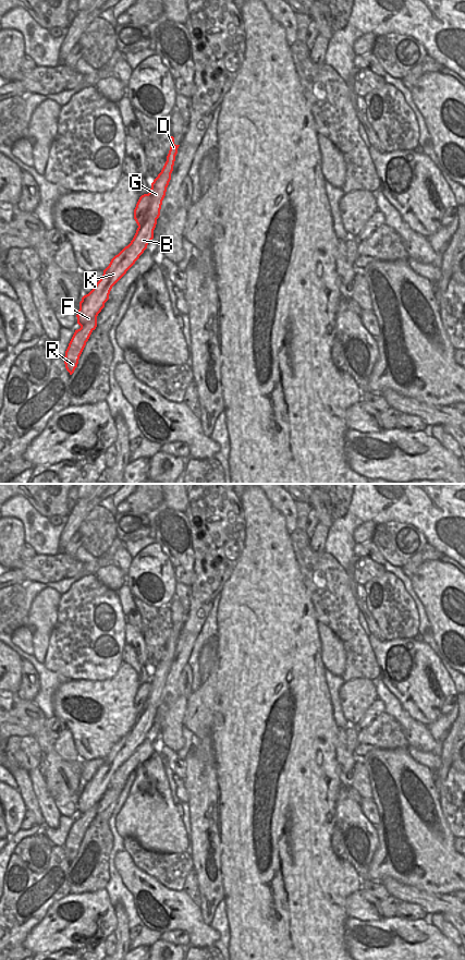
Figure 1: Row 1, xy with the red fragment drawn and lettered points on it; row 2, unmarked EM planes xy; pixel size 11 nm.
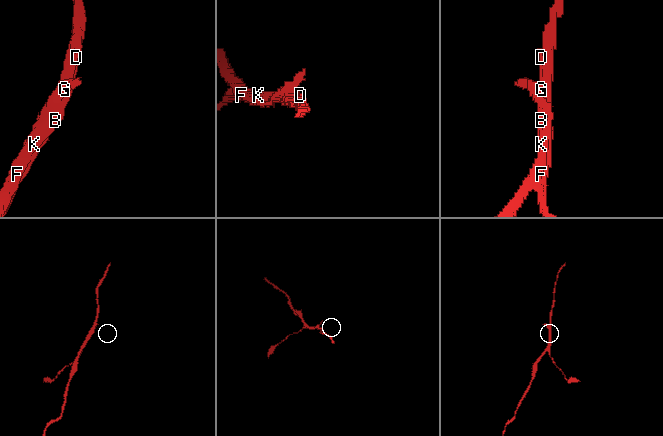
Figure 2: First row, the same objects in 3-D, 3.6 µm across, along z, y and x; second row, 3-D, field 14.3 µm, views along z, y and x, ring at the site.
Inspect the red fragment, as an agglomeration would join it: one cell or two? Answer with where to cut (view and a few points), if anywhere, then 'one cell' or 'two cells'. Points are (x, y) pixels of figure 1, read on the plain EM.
xy (81, 815), (92, 819) | two cells

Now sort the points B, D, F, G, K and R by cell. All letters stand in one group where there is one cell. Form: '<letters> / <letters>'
B D F G K / R

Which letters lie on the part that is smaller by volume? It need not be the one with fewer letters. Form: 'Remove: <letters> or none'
Remove: R

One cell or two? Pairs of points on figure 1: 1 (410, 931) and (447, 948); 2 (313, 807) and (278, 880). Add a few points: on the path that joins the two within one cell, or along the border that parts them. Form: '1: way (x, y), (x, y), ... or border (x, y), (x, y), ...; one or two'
1: way (418, 931), (426, 932), (438, 944); one
2: way (295, 837), (295, 863), (290, 869), (290, 897); one

